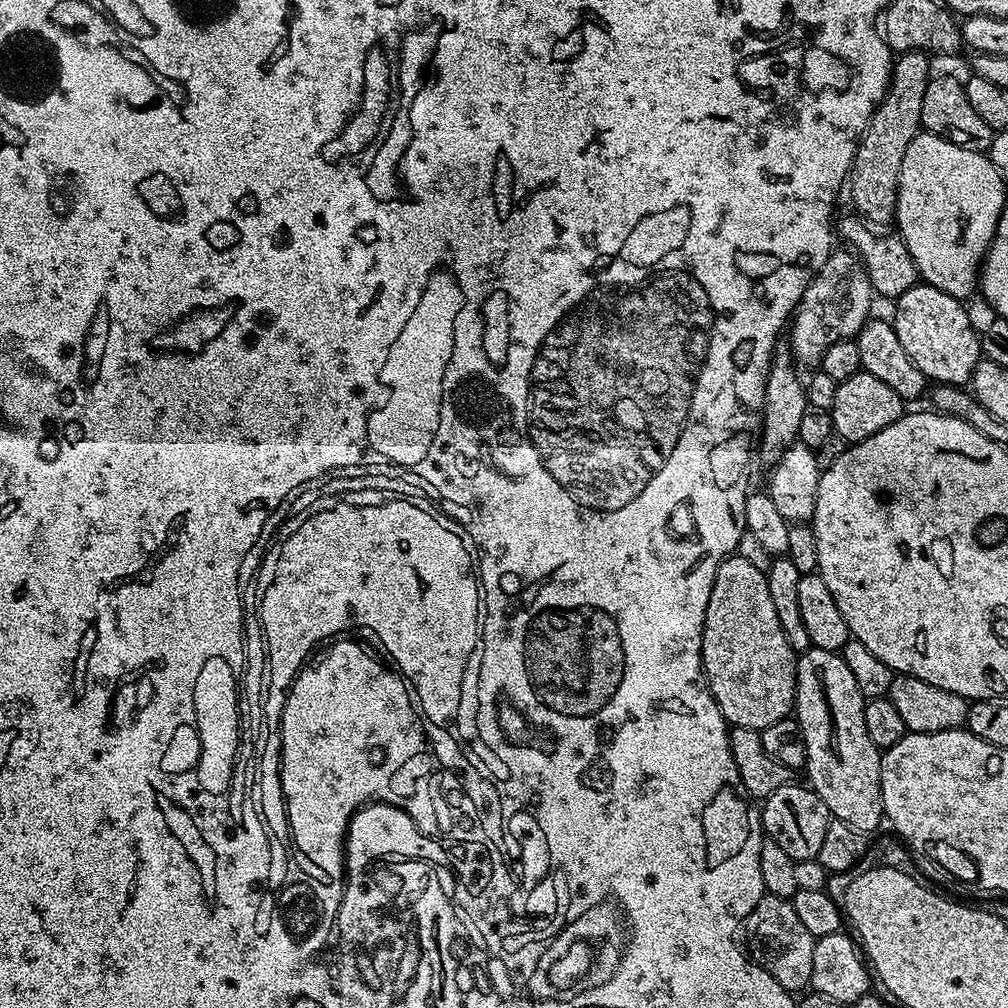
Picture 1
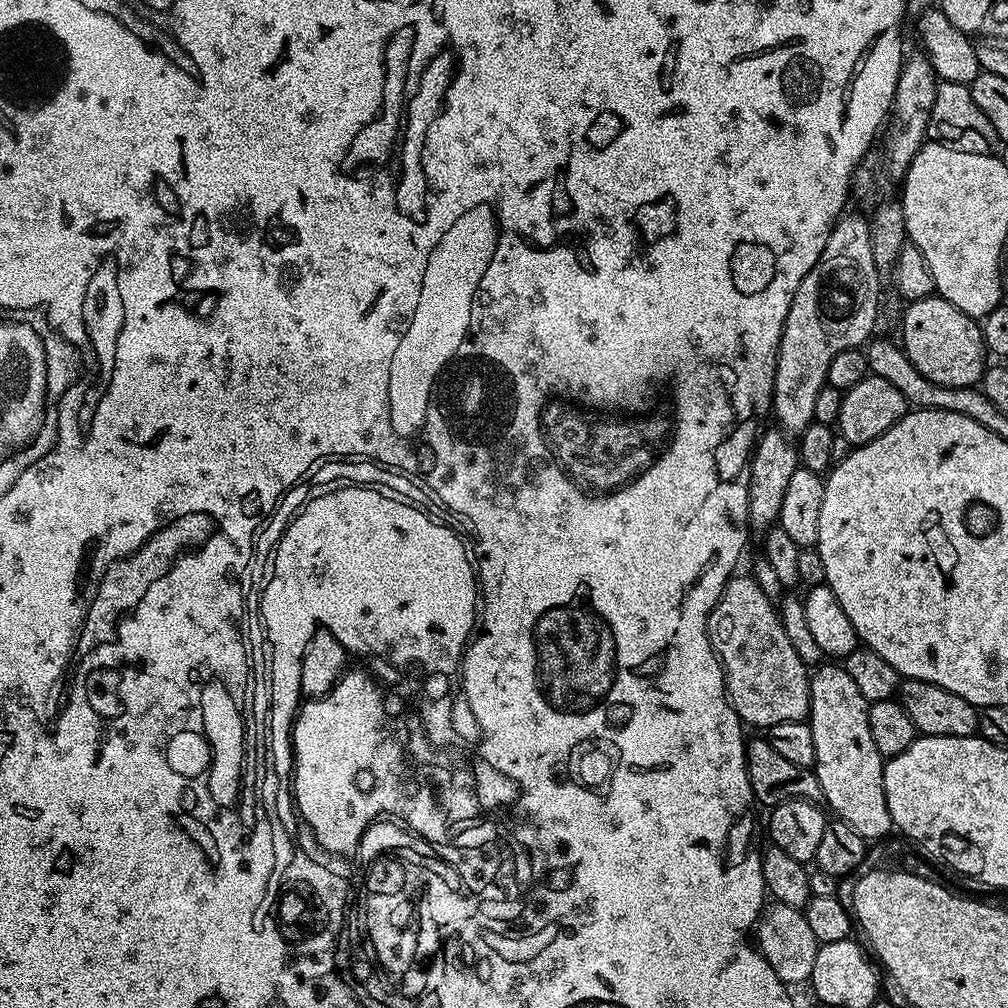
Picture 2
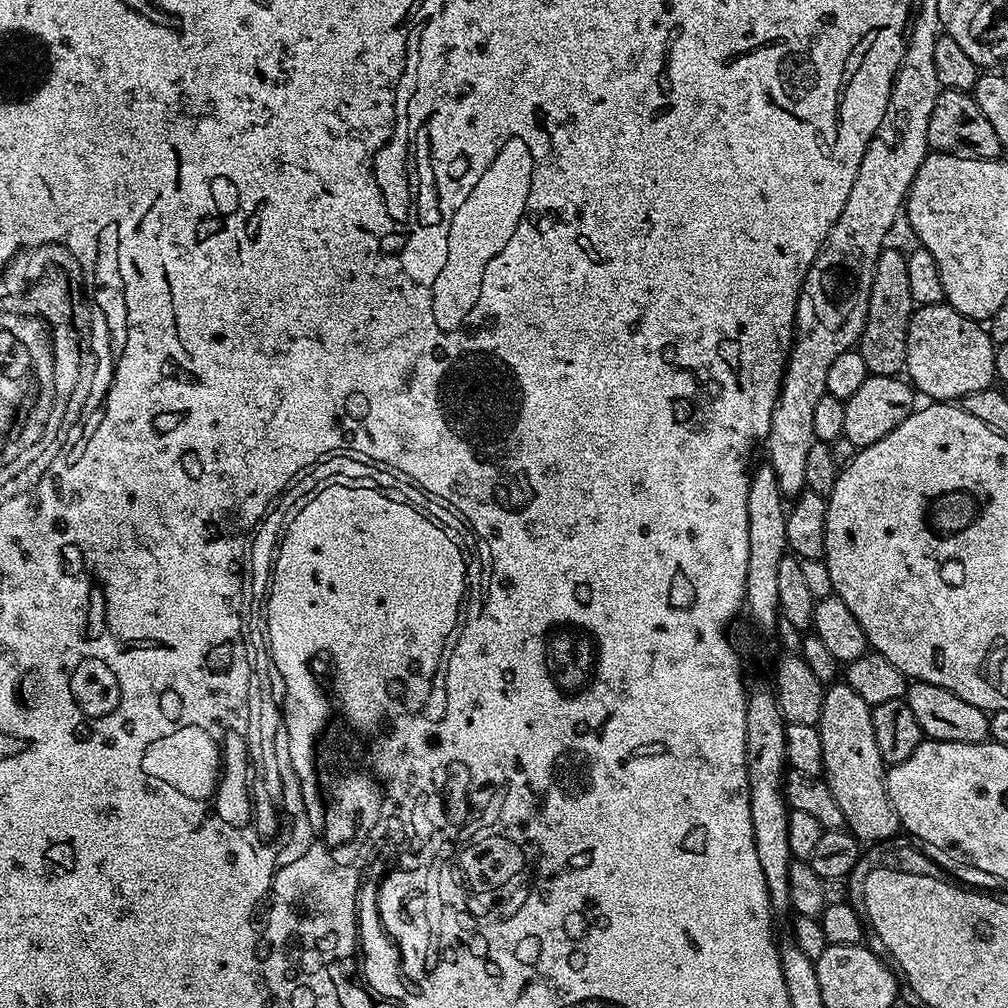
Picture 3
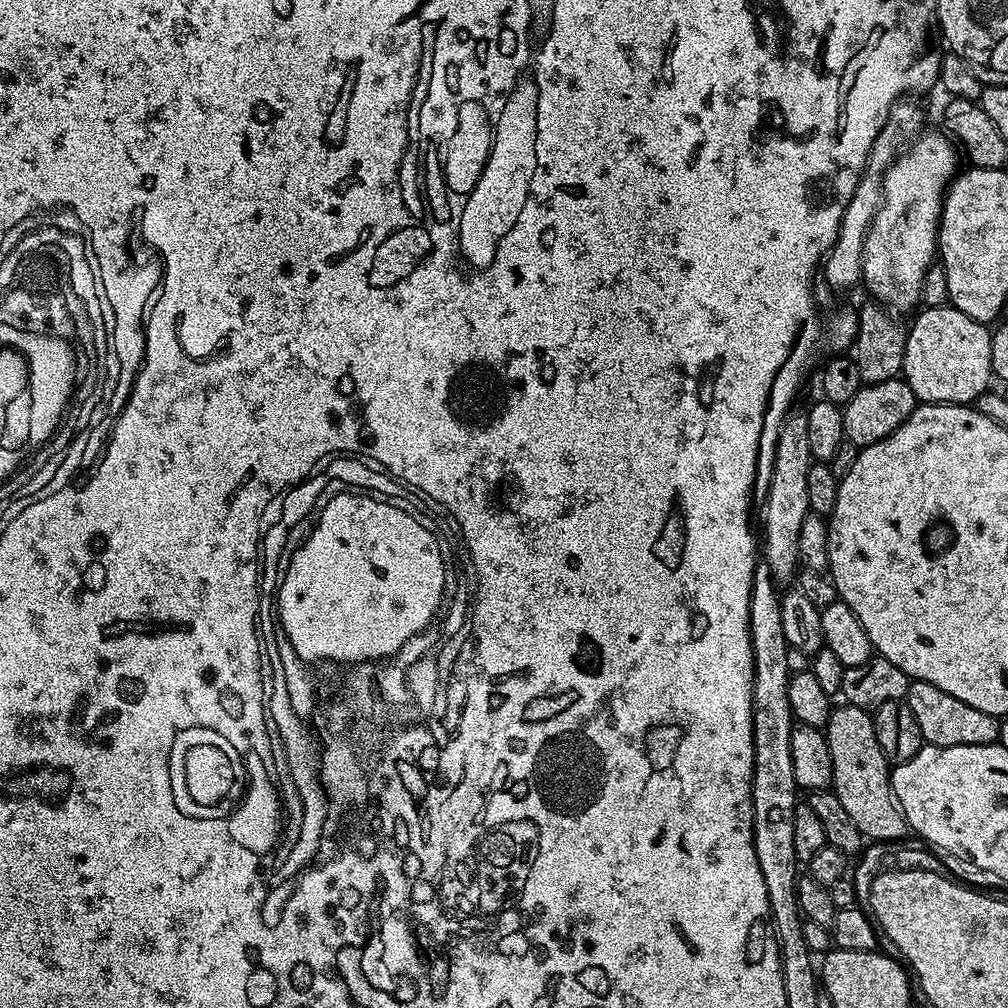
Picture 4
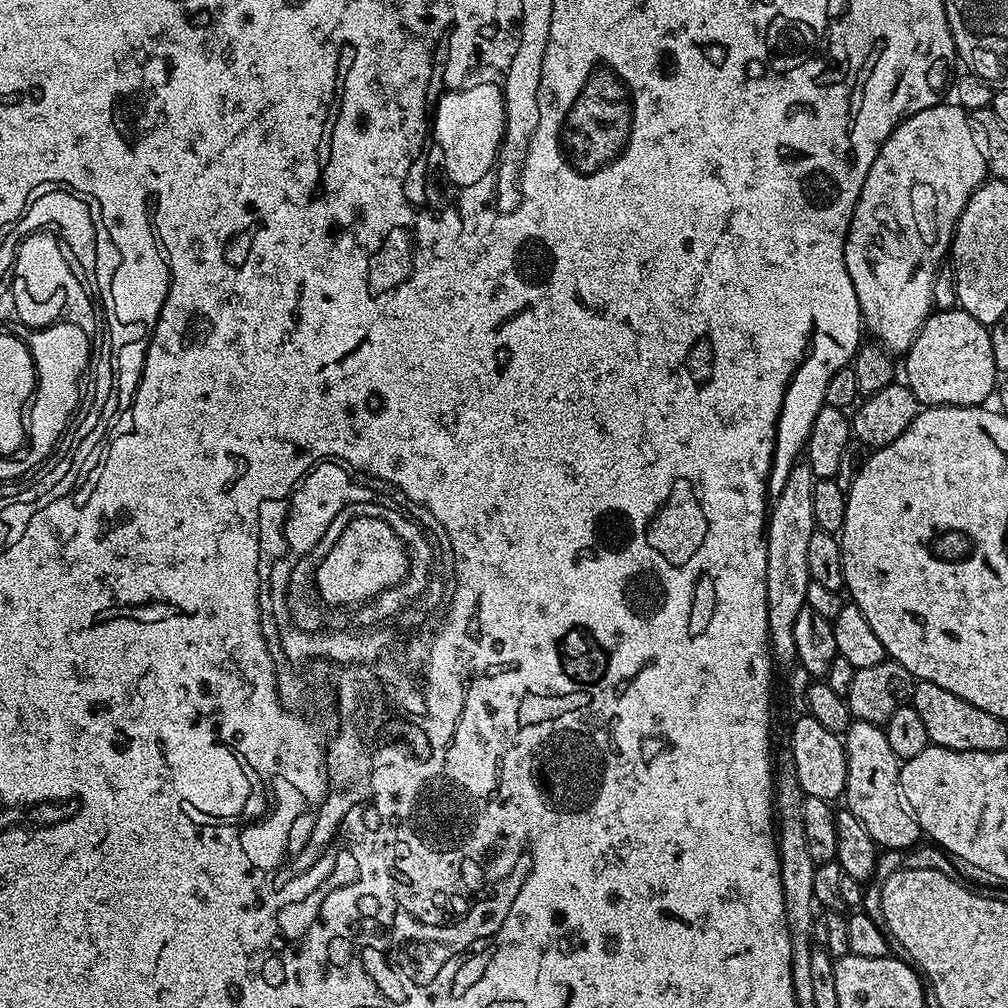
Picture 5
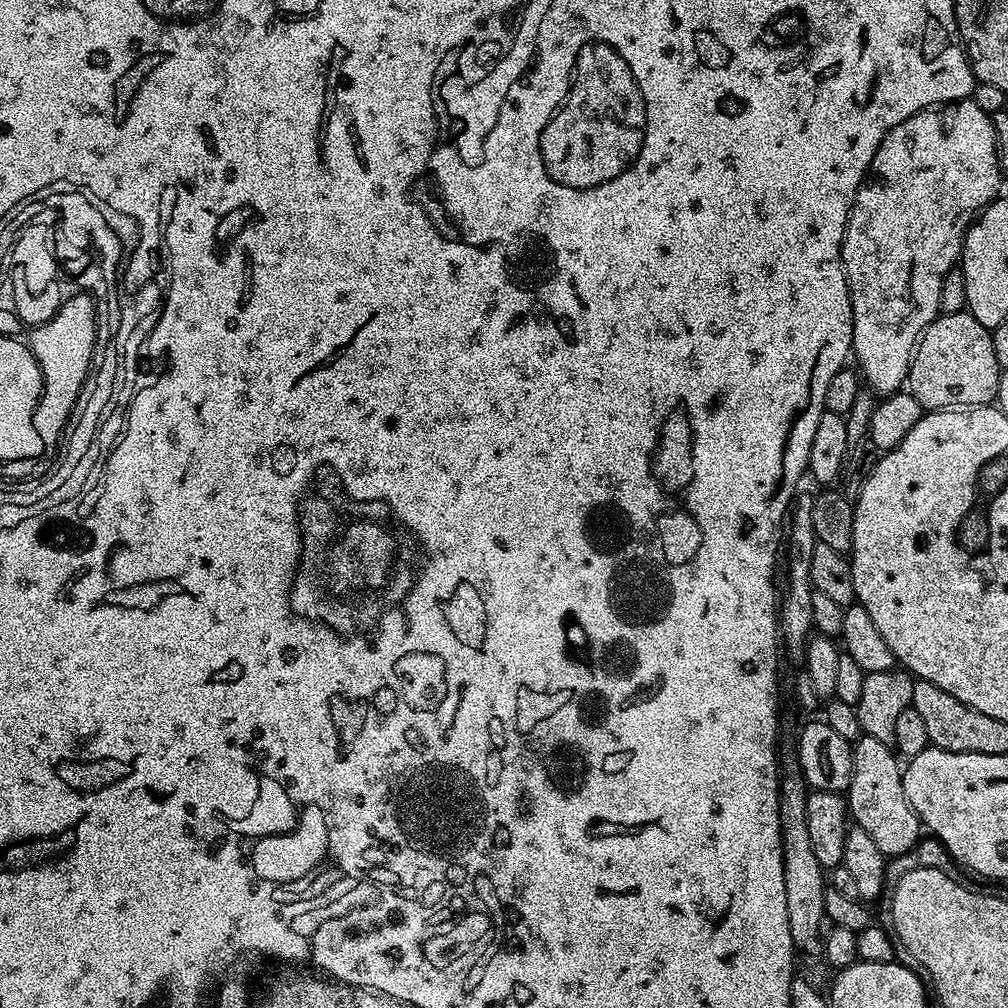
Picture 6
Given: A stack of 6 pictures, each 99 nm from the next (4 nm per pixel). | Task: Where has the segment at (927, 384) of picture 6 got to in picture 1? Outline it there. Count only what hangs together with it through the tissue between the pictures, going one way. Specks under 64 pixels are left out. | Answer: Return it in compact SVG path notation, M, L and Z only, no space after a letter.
M923 282L915 284L894 301L896 313L891 313L890 319L898 334L898 342L902 342L902 350L906 350L910 362L936 384L967 385L977 362L982 359L978 328L972 325L964 307L950 294Z

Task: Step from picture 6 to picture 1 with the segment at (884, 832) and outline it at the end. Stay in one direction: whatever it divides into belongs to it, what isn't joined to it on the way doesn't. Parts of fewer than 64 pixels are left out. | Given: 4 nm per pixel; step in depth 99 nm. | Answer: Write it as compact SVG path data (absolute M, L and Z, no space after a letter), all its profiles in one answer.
M810 647L797 655L794 719L800 723L802 738L806 742L807 783L822 798L822 802L826 802L829 813L835 819L846 822L854 830L872 834L877 831L875 828L879 826L880 820L882 824L885 819L880 785L882 752L874 746L874 742L870 742L870 734L866 734L865 703L866 697L858 690L858 682L854 682L854 674L850 674L840 652Z

